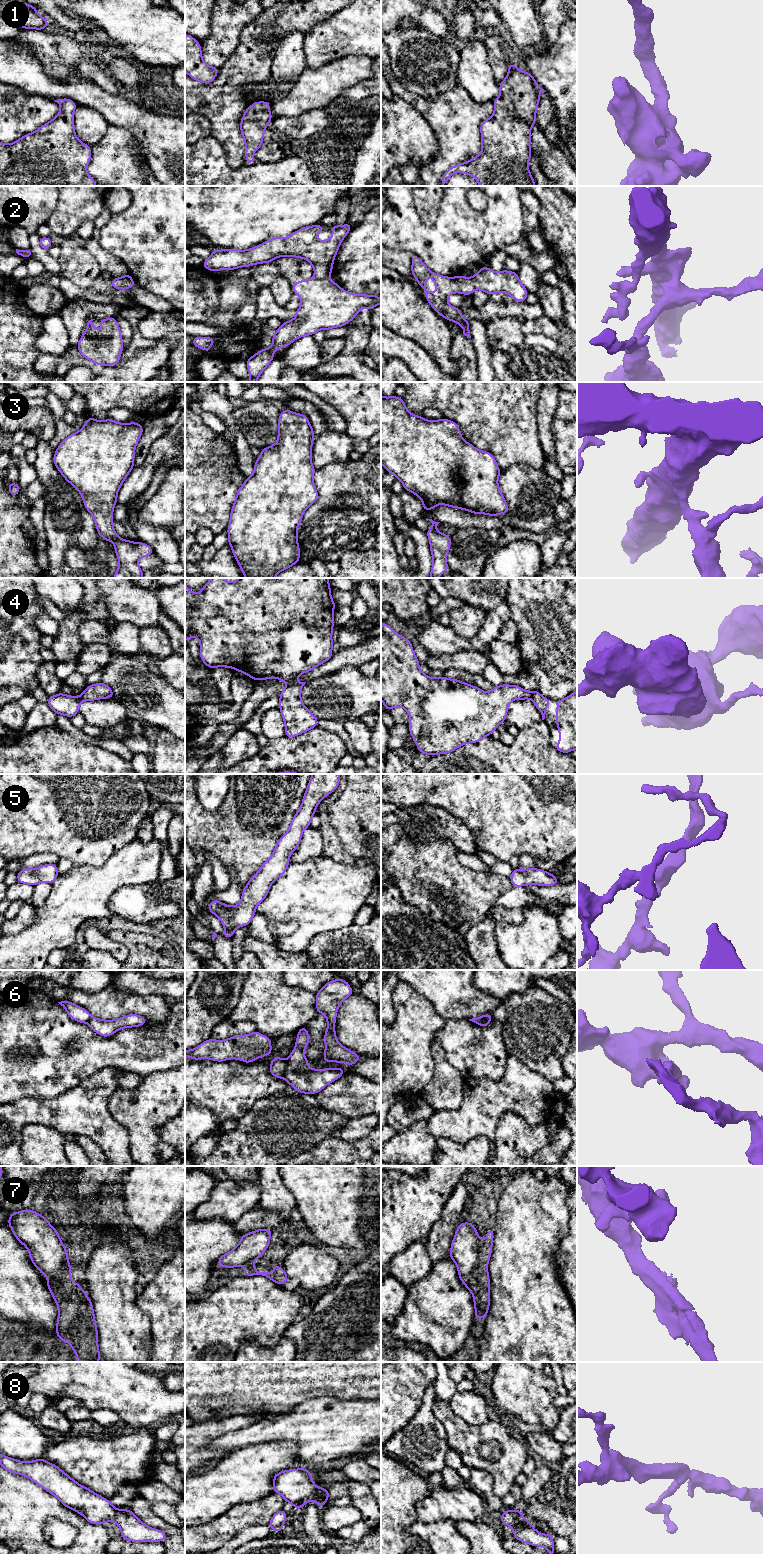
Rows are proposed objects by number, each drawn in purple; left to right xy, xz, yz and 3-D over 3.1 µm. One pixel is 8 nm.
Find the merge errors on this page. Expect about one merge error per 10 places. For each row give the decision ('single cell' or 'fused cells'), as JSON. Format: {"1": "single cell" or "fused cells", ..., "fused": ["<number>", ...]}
{"1": "single cell", "2": "single cell", "3": "single cell", "4": "single cell", "5": "single cell", "6": "fused cells", "7": "single cell", "8": "single cell", "fused": ["6"]}

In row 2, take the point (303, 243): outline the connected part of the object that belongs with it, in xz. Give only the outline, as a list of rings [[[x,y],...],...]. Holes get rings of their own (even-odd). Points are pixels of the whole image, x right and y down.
[[[350,222],[343,226],[335,224],[332,236],[319,241],[317,234],[324,229],[321,224],[305,226],[287,237],[274,237],[247,250],[213,250],[202,264],[207,270],[215,272],[269,263],[278,257],[289,256],[308,260],[315,271],[311,279],[292,284],[294,294],[301,299],[301,306],[295,310],[296,317],[281,324],[272,336],[270,348],[259,350],[246,361],[249,382],[257,382],[274,359],[276,349],[287,347],[300,337],[313,336],[318,330],[345,326],[361,309],[372,310],[381,304],[381,298],[375,294],[350,293],[328,279],[340,243],[352,227]]]

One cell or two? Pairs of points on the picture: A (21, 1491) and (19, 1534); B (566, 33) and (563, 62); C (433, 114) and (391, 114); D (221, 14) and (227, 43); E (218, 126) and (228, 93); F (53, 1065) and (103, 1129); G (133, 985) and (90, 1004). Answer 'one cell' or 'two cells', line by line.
A: one cell
B: one cell
C: two cells
D: one cell
E: one cell
F: two cells
G: two cells

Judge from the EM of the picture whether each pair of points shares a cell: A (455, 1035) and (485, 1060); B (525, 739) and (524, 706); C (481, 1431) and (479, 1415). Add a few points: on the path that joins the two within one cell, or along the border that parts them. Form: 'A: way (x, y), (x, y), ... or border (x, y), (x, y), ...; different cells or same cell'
A: way (463, 1043), (467, 1048), (477, 1052); same cell
B: border (541, 719), (519, 730); different cells
C: border (458, 1416), (471, 1424), (484, 1424), (489, 1420); different cells

